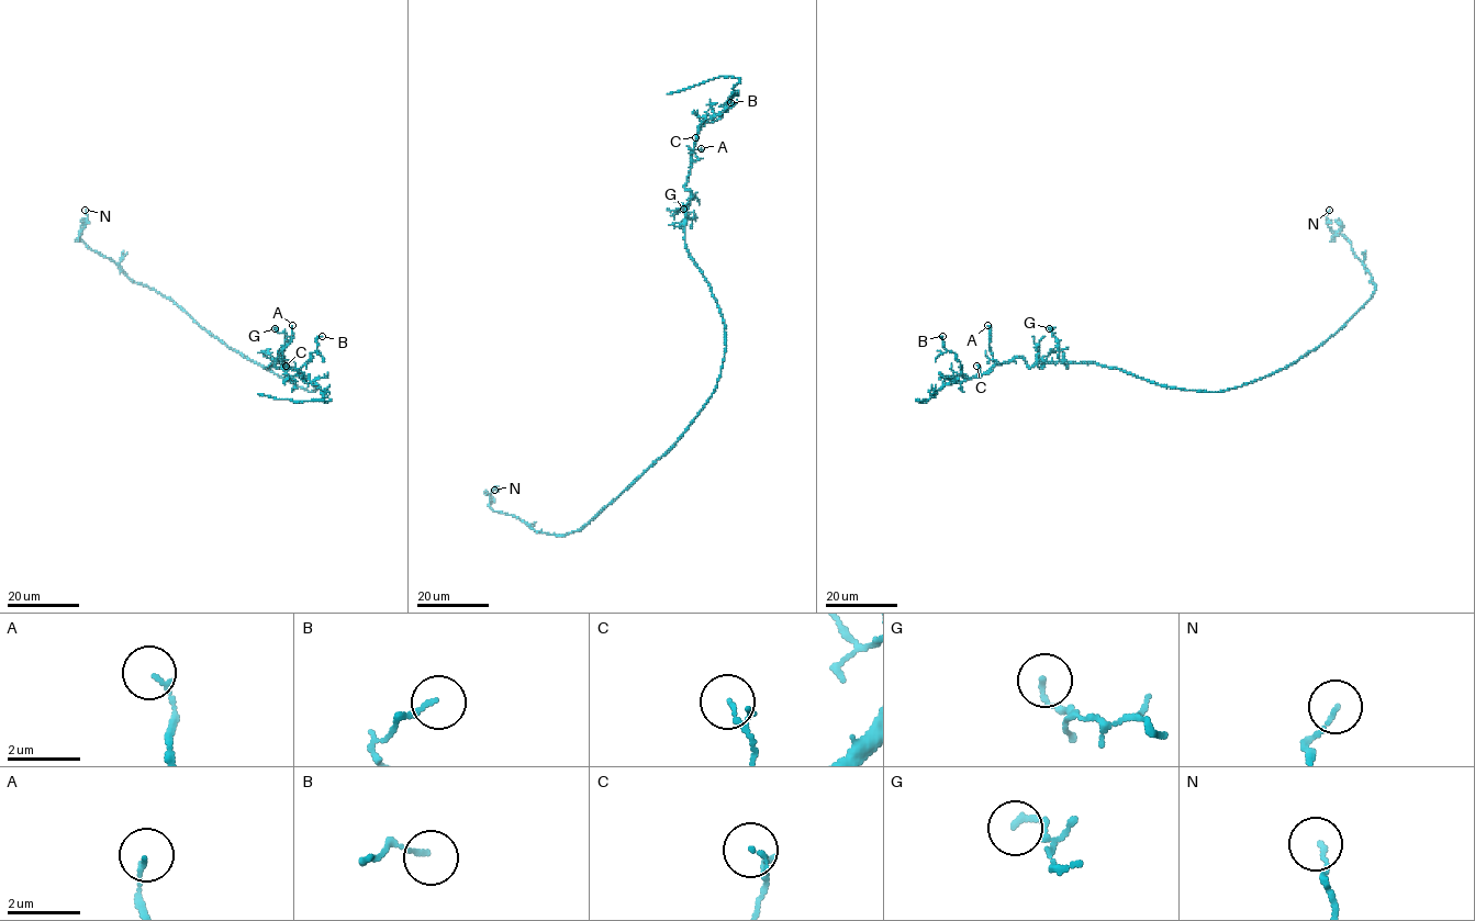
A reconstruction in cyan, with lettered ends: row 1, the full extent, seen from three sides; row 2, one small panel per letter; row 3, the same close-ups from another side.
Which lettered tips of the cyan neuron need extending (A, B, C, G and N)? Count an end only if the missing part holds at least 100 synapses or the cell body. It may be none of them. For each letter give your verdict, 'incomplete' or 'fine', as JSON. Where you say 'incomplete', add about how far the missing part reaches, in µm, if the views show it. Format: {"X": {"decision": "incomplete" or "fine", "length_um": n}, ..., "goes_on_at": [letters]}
{"A": {"decision": "fine"}, "B": {"decision": "fine"}, "C": {"decision": "fine"}, "G": {"decision": "fine"}, "N": {"decision": "fine"}, "goes_on_at": []}

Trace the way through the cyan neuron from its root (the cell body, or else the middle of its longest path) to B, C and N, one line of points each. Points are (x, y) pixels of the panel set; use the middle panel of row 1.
B: (724, 355), (725, 324), (686, 246), (684, 212), (699, 130), (717, 120), (725, 102), (730, 102)
C: (724, 355), (725, 324), (721, 310), (685, 244), (684, 212), (692, 194), (685, 184), (695, 137)
N: (724, 355), (714, 392), (682, 436), (579, 529), (537, 532), (492, 508), (489, 494), (494, 490)

